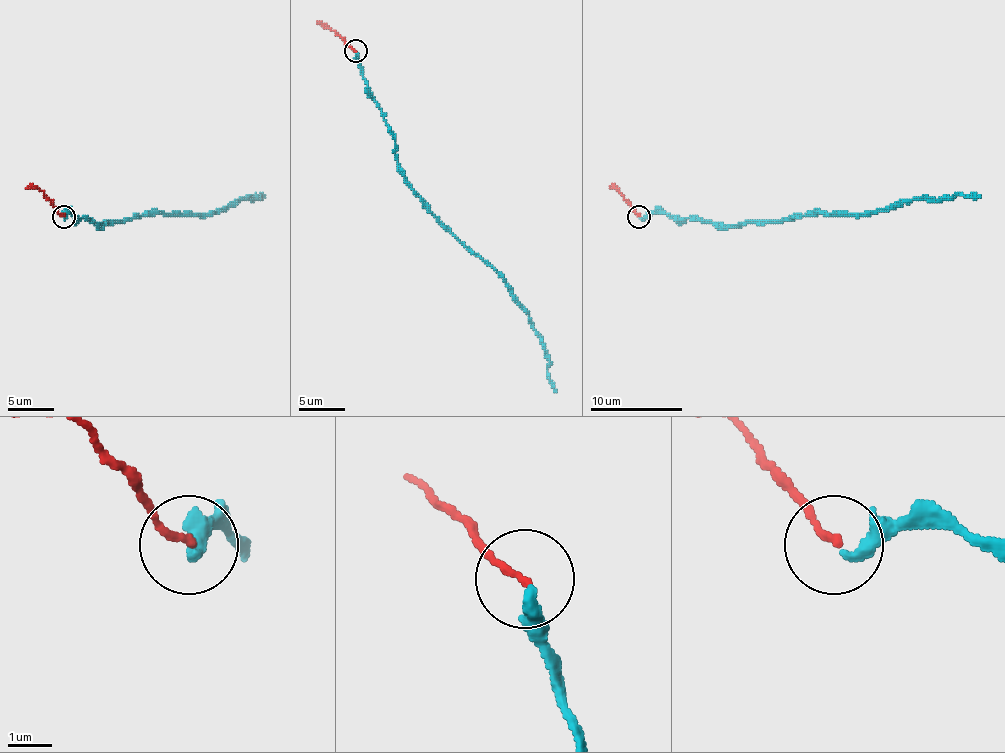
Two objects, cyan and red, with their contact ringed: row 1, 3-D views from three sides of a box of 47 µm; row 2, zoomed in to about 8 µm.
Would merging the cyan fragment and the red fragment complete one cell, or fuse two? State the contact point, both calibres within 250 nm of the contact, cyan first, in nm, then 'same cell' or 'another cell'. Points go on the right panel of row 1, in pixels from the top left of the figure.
at (639, 216); 280 nm thick on the cyan side, 170 nm on the other; another cell

